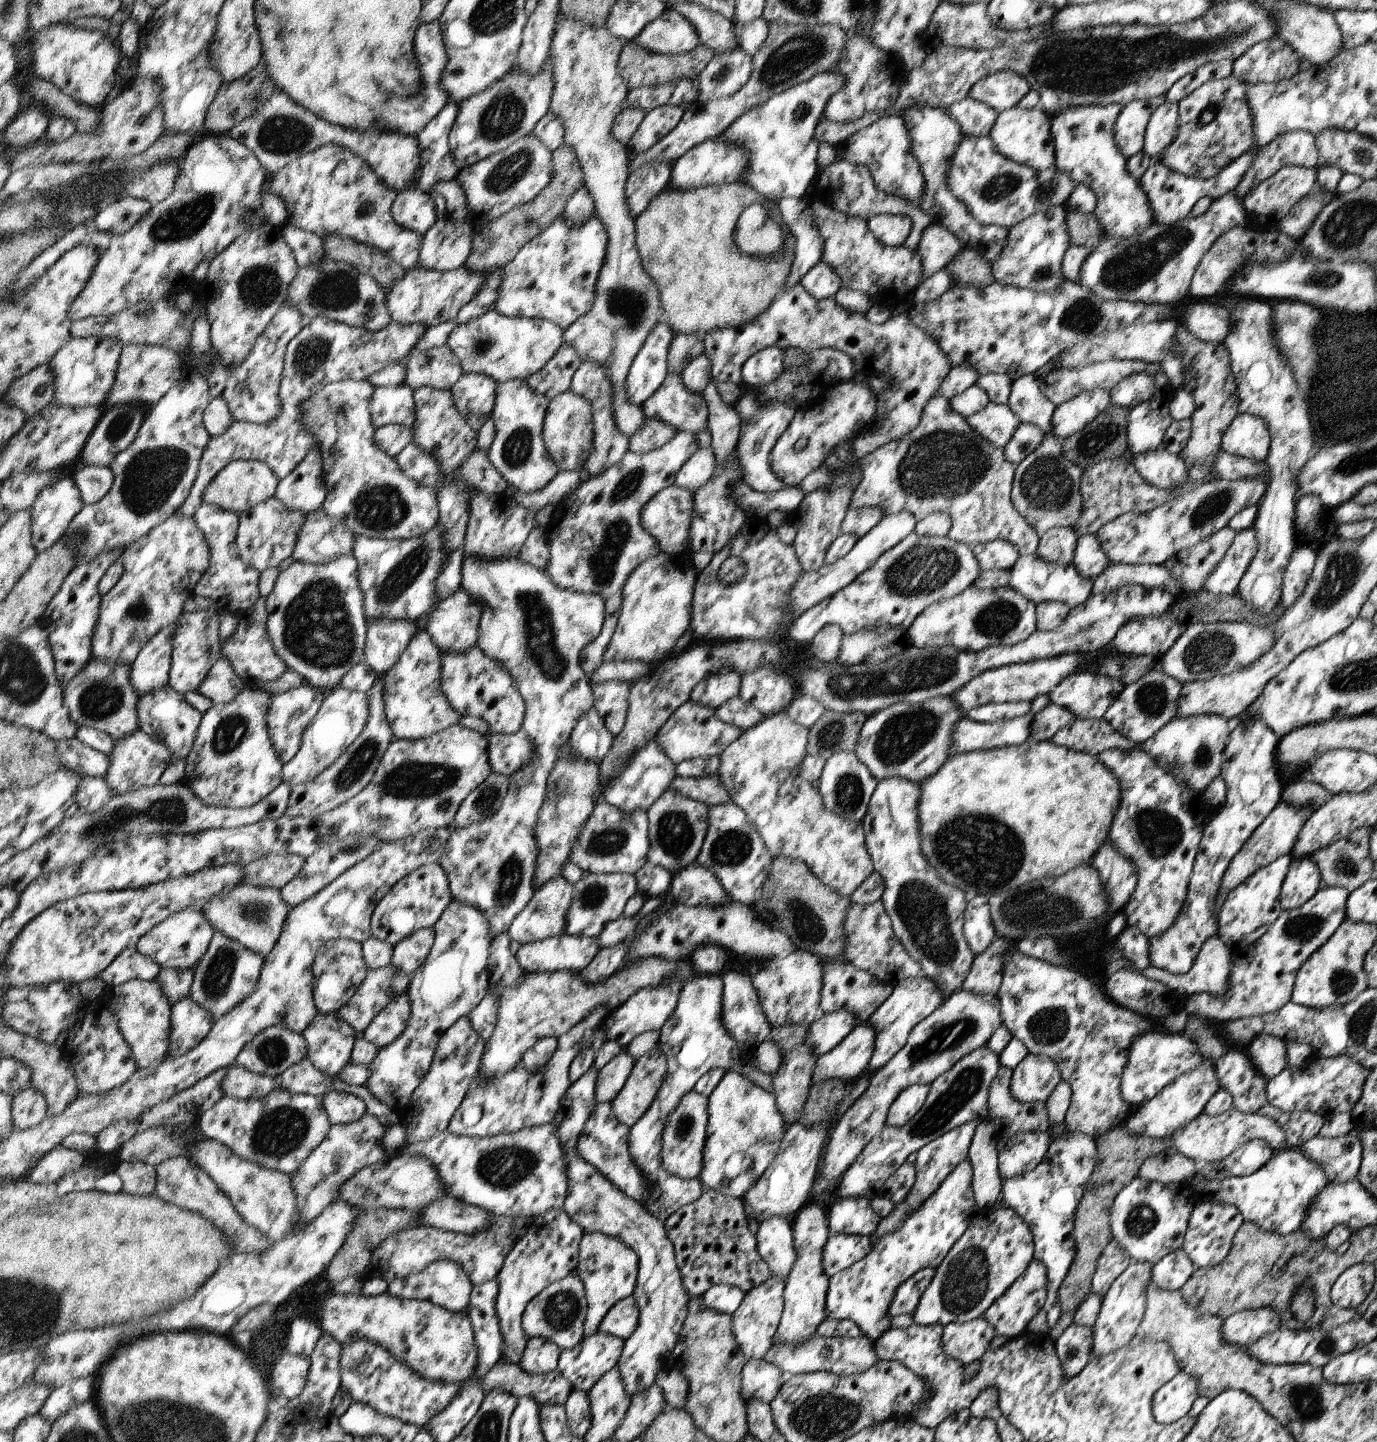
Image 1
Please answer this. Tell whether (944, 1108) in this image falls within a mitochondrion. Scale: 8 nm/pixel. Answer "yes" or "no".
yes

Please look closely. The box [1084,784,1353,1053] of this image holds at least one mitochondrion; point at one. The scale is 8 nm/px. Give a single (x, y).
(1160, 835)

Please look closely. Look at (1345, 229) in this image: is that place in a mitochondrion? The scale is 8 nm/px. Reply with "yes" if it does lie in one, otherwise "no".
yes

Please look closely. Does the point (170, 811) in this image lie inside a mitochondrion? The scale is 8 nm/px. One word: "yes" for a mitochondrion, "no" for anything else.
yes

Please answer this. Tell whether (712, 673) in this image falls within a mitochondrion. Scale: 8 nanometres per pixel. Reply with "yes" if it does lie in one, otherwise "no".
no

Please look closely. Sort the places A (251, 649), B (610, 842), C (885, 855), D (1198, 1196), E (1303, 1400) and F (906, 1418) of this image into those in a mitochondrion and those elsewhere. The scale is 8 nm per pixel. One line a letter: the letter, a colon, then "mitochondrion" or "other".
A: other
B: mitochondrion
C: other
D: other
E: mitochondrion
F: other

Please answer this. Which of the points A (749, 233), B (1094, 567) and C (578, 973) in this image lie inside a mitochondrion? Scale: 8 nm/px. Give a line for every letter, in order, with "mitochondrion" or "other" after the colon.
A: mitochondrion
B: other
C: other

